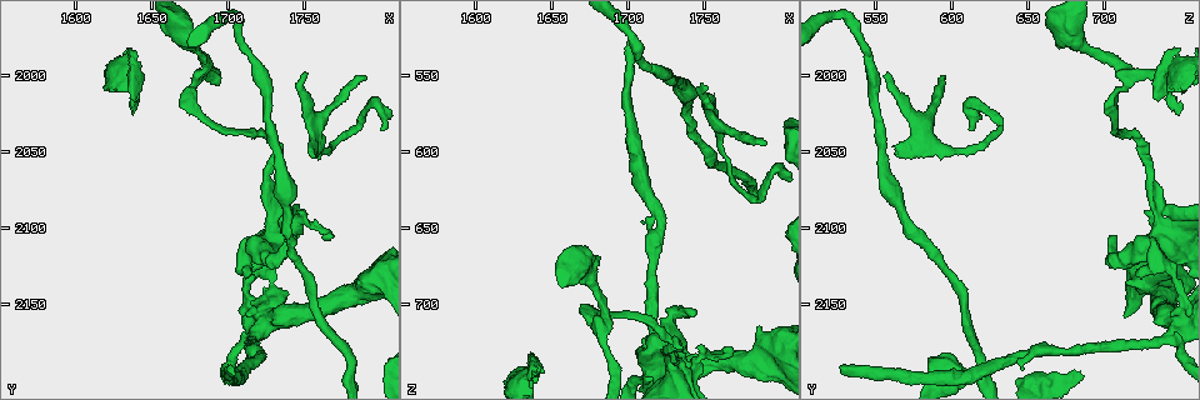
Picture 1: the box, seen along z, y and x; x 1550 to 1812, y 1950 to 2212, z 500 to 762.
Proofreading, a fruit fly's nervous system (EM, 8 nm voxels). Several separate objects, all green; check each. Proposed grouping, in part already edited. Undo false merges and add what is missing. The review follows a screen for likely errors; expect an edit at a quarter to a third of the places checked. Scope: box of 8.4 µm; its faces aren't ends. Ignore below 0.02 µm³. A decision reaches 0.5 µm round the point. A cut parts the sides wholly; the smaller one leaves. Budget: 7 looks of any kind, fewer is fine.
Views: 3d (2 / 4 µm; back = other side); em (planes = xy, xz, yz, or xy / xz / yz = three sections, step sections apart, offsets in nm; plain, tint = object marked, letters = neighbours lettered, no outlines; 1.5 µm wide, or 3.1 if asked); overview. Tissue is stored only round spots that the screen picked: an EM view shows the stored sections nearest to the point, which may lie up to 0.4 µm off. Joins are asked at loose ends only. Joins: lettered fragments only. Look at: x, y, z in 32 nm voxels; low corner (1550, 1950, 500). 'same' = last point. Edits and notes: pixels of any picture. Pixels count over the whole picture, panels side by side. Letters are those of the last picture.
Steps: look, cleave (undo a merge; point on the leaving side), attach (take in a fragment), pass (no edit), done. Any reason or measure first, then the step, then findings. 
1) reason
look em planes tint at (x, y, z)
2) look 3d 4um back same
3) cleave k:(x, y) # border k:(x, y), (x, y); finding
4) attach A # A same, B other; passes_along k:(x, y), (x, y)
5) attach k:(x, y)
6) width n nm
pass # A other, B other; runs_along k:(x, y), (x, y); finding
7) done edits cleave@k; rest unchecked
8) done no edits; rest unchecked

abrupt turn
look em 3.1um xy step 16 letters at (1718, 2170, 740)

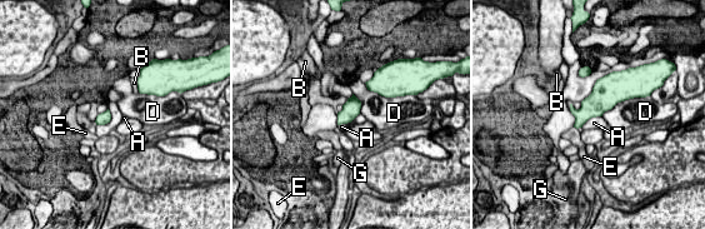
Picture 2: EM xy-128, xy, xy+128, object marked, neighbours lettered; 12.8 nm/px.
look em 3.1um planes letters same

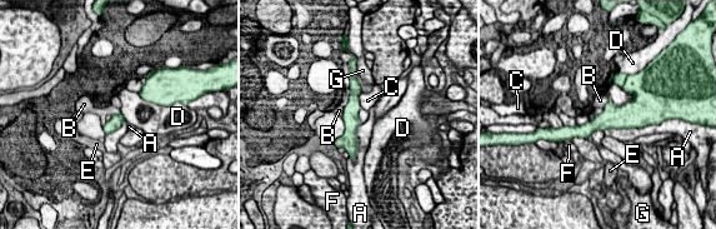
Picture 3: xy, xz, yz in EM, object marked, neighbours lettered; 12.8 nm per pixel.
longest_contact A 500 nm
pass # A other, B other, C other, D other, E other, F other, G other; runs_along 3:(635, 118), (565, 130); continuous, no second neuron

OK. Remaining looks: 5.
an open end
look em xy step 8 letters at (1752, 2046, 562)

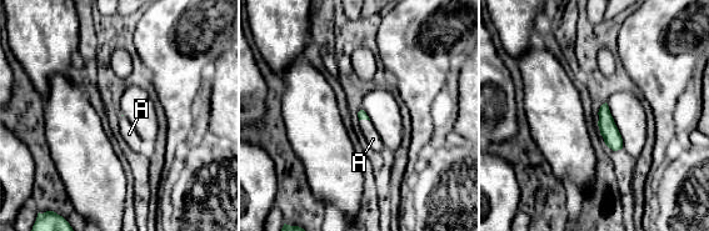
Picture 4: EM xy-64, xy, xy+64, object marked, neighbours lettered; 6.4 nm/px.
cut it another way
look em planes letters same

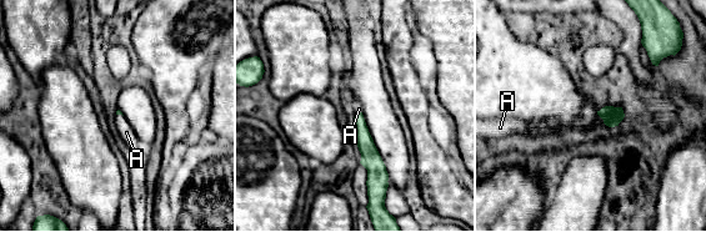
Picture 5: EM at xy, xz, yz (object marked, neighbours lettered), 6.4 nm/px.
attach A # A same; passes_along 5:(612, 116), (600, 116), (581, 122); it goes on there

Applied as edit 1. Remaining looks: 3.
look overview

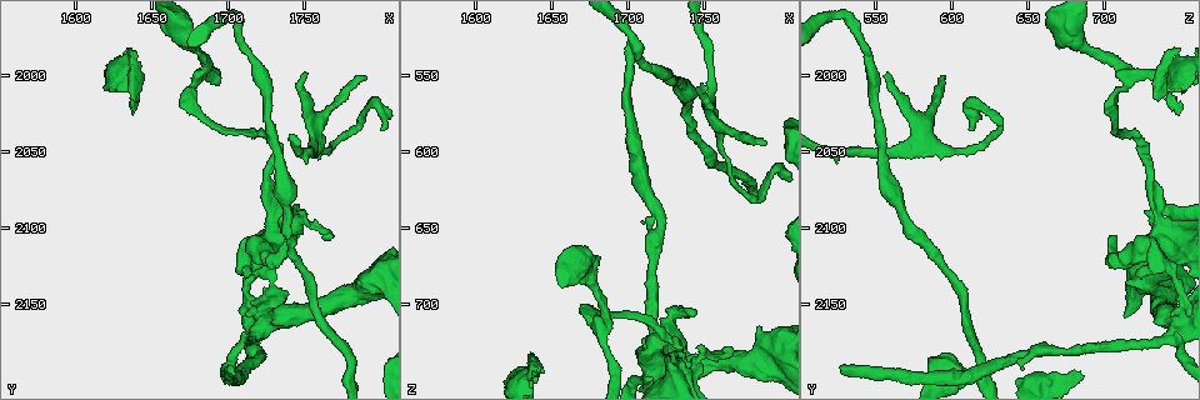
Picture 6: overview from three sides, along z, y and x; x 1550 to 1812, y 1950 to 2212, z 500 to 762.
free end
look em xy step 8 tint at (1790, 2002, 594)

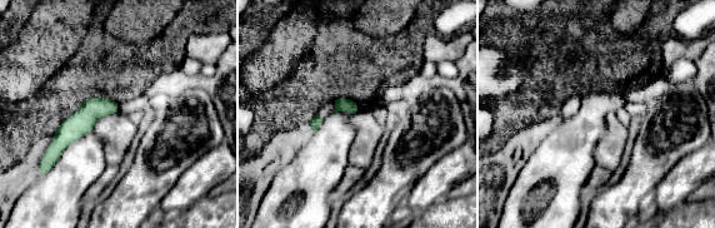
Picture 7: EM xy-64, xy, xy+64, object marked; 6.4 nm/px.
cut it another way
look em planes letters same

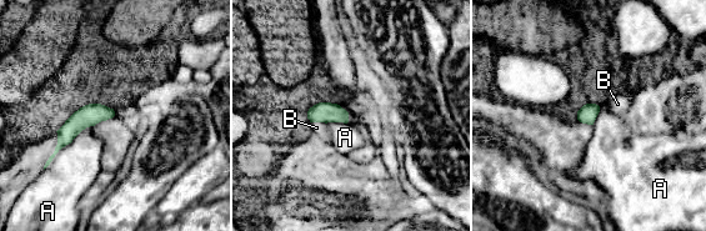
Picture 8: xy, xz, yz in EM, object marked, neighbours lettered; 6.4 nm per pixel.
width 120 nm
pass # A other, B other; runs_along 8:(110, 111), (85, 116), (60, 144); no lettered fragment goes on from it

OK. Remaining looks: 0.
done edits attach@5; rest unchecked

